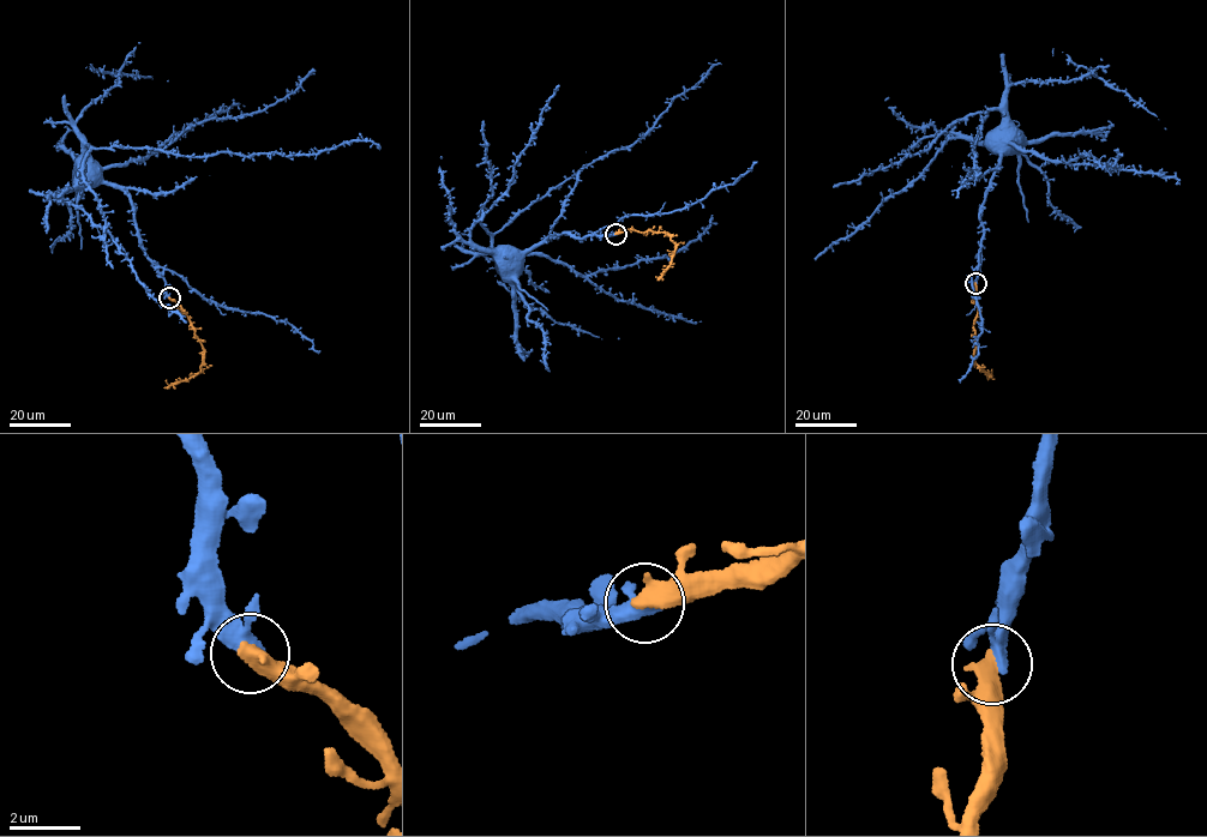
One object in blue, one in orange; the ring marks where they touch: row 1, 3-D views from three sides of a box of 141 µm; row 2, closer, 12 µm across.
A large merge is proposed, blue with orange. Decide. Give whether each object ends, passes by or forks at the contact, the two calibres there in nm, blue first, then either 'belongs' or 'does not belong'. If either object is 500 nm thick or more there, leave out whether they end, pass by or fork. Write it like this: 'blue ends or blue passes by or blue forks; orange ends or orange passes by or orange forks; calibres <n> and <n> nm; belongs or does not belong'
calibres 360 and 500 nm; belongs

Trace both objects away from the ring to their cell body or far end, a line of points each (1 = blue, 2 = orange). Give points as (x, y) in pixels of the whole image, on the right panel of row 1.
1: (976, 283), (980, 206), (1004, 136), (998, 109), (988, 113), (978, 133), (973, 151), (979, 174), (953, 193)
2: (976, 283), (974, 361), (990, 375), (991, 369)

